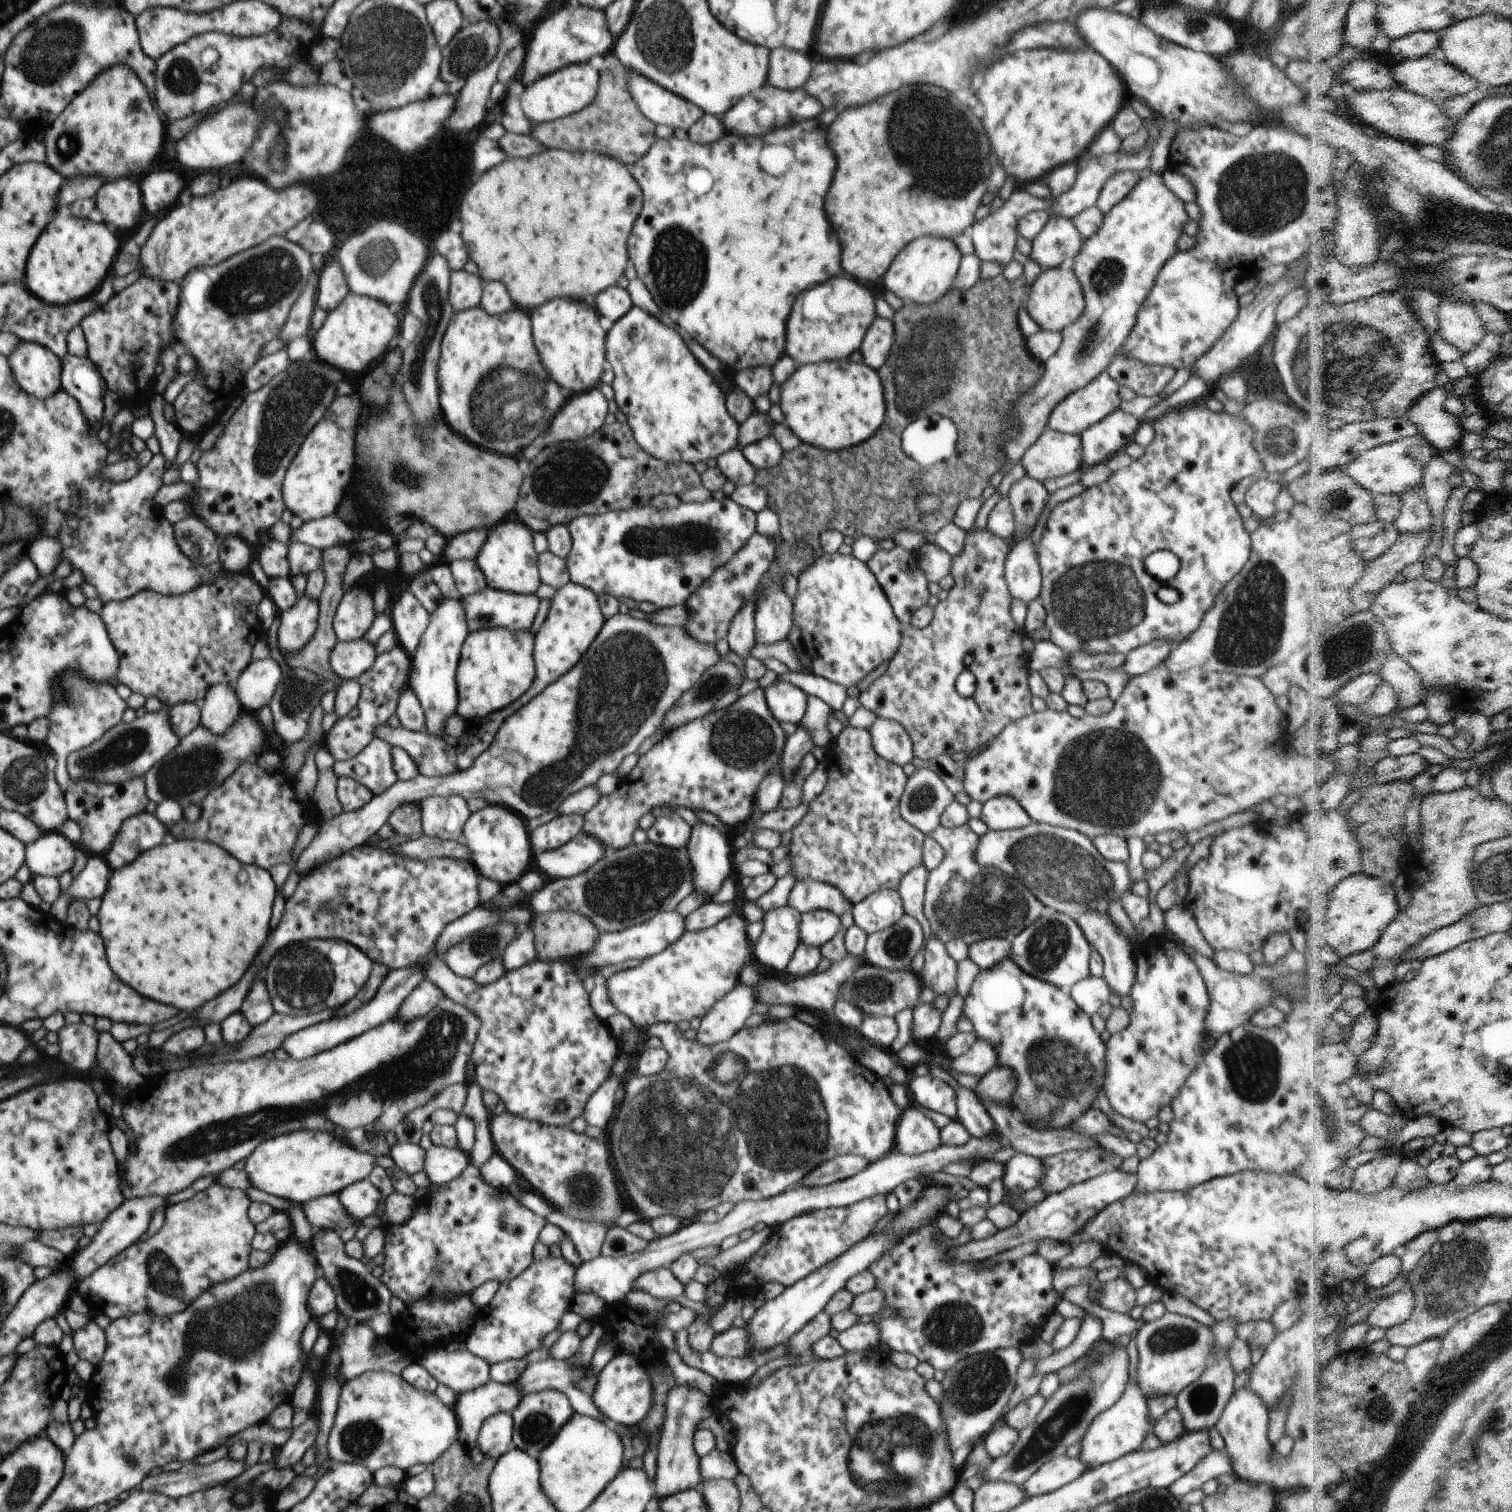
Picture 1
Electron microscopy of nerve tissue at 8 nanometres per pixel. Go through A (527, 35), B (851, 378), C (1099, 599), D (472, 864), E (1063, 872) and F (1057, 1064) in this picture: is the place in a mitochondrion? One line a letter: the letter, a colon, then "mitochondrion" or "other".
A: other
B: other
C: mitochondrion
D: other
E: mitochondrion
F: mitochondrion

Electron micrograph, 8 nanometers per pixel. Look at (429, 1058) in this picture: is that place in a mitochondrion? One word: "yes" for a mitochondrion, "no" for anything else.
yes

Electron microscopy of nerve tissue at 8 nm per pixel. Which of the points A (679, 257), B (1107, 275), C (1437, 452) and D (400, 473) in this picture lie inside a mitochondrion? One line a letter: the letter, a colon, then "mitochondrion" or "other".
A: mitochondrion
B: mitochondrion
C: other
D: mitochondrion

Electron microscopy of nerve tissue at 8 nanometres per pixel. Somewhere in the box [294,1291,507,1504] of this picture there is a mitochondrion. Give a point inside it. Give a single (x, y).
(360, 1439)

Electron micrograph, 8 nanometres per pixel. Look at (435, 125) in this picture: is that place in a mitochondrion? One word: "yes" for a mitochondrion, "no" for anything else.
no

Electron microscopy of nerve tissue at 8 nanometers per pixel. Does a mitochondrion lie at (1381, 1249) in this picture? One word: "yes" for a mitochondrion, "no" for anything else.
no

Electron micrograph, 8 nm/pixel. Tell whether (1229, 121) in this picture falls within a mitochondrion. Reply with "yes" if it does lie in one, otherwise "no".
no

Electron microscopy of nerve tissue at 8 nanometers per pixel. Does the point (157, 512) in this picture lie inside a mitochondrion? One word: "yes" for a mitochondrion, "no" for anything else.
no

